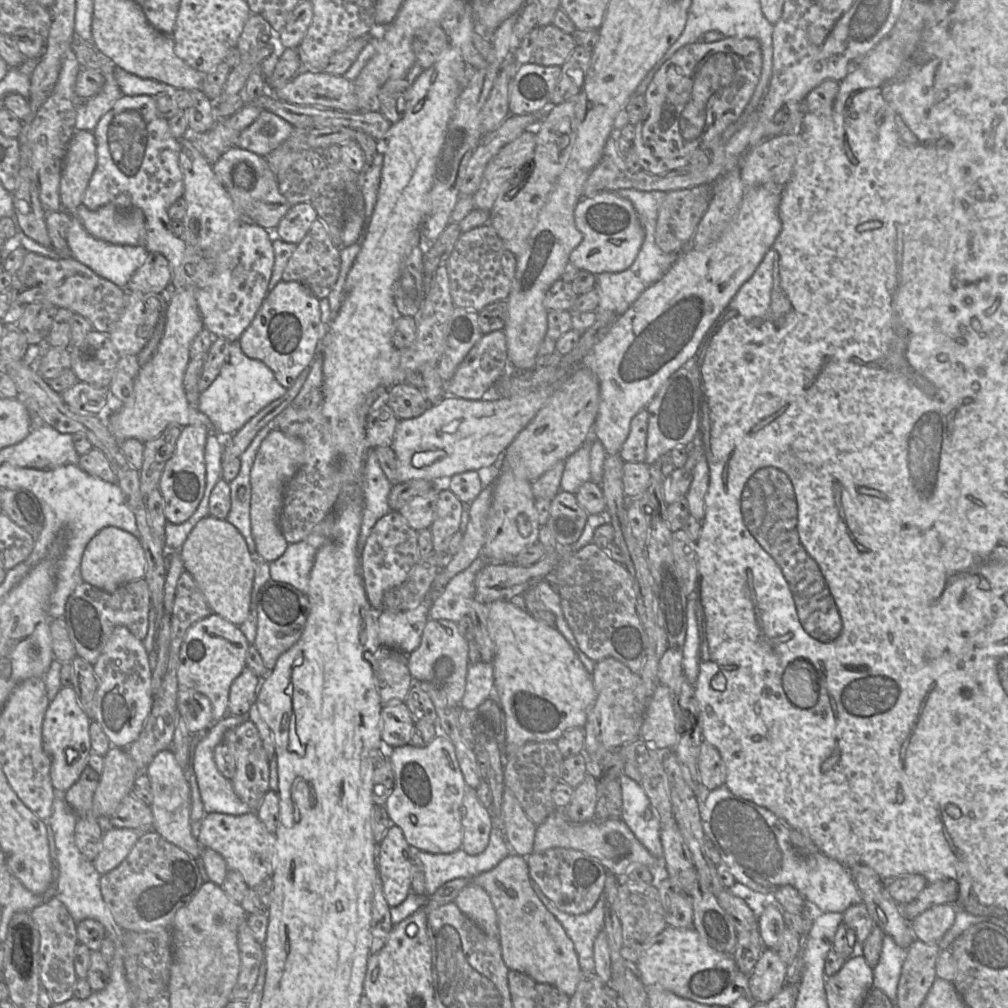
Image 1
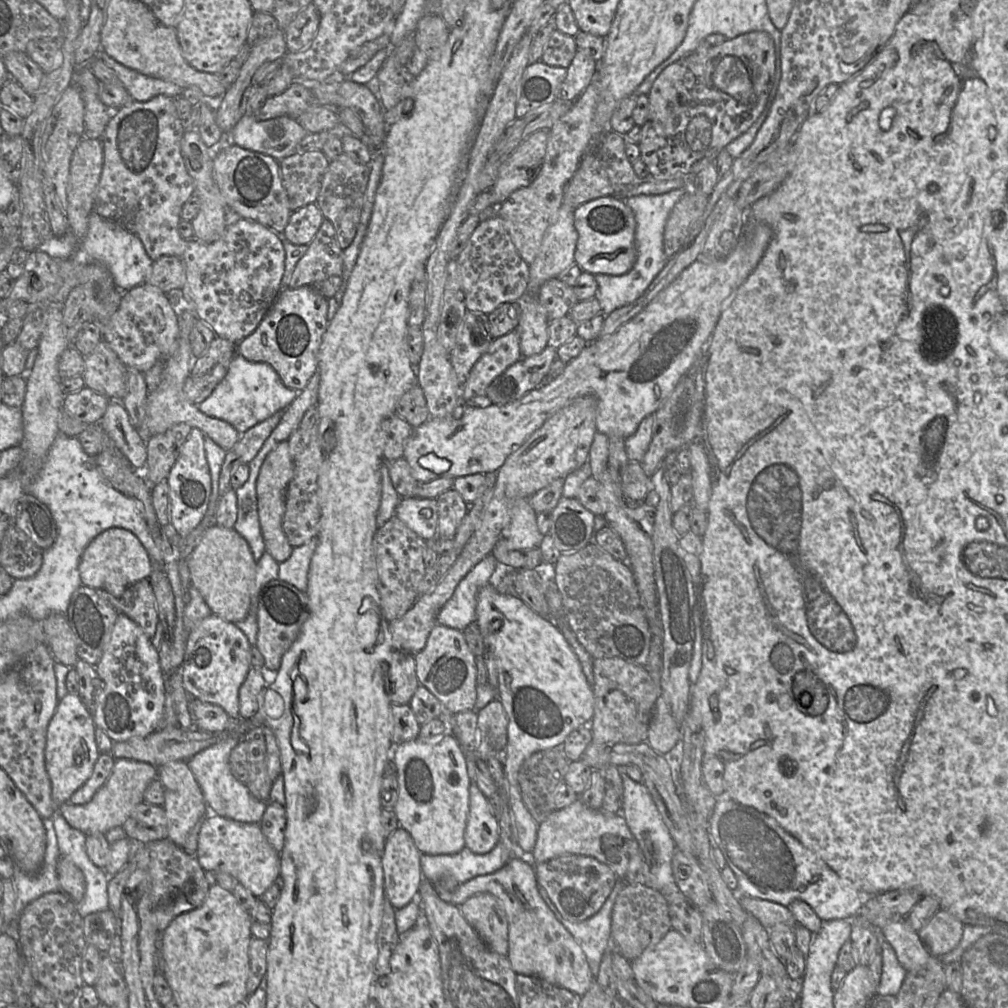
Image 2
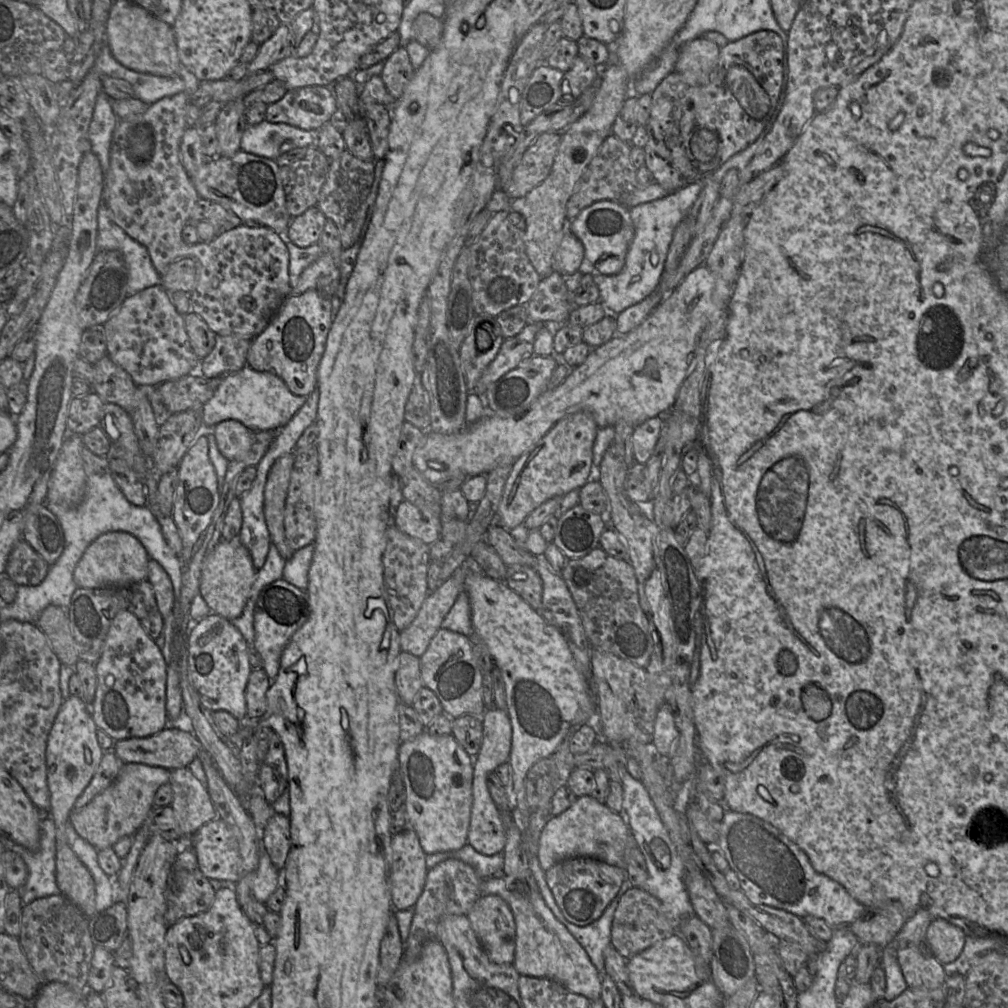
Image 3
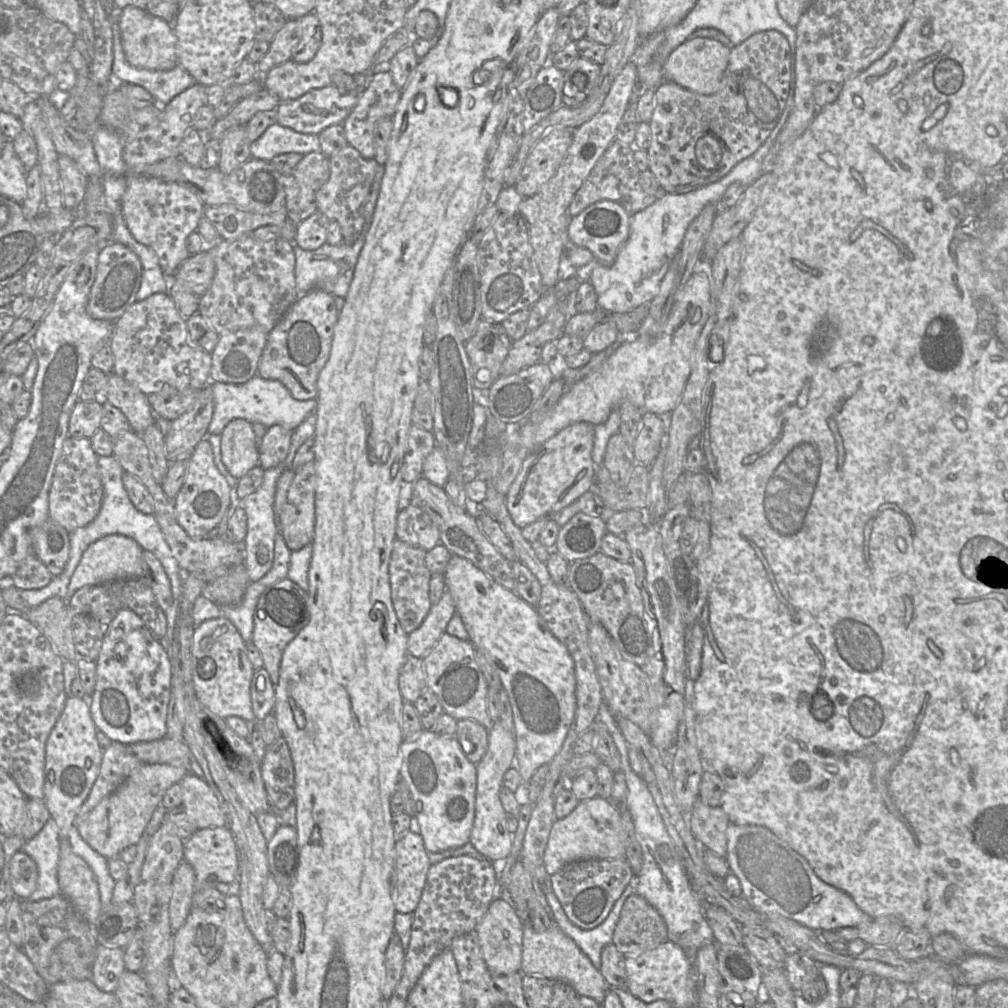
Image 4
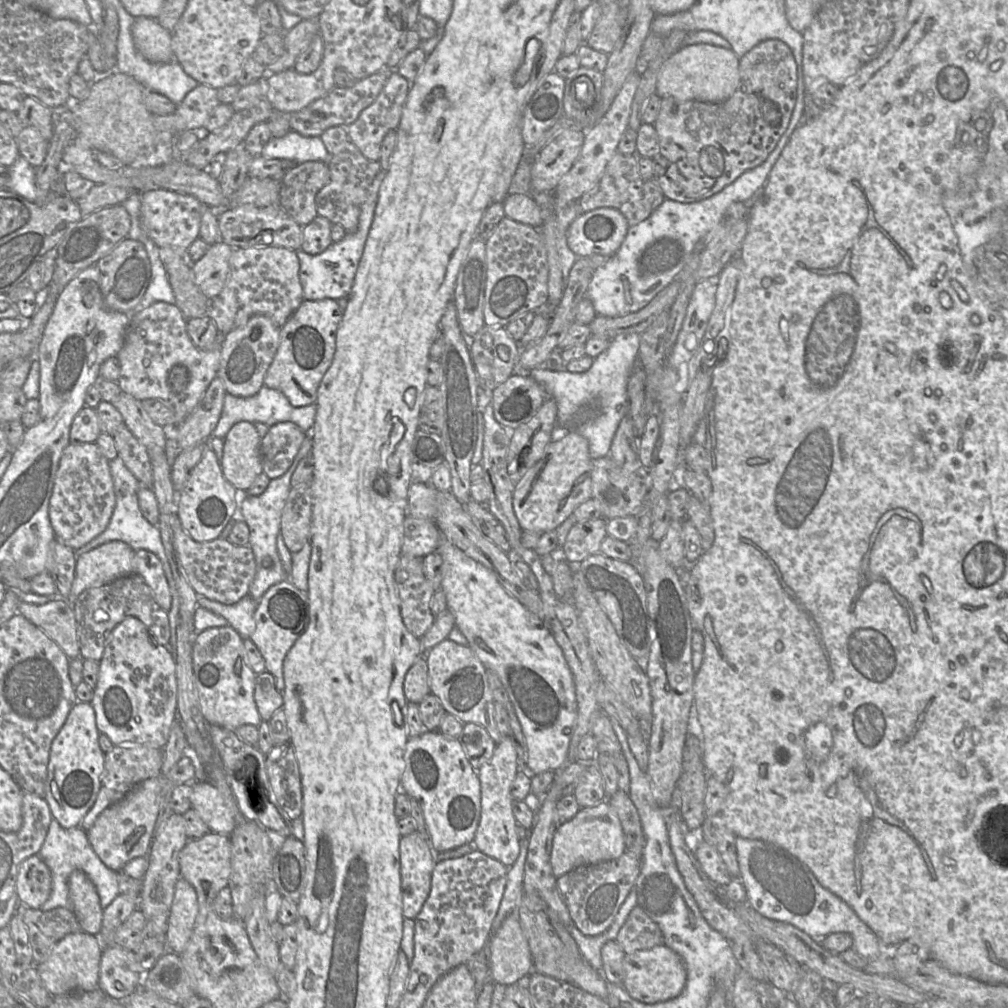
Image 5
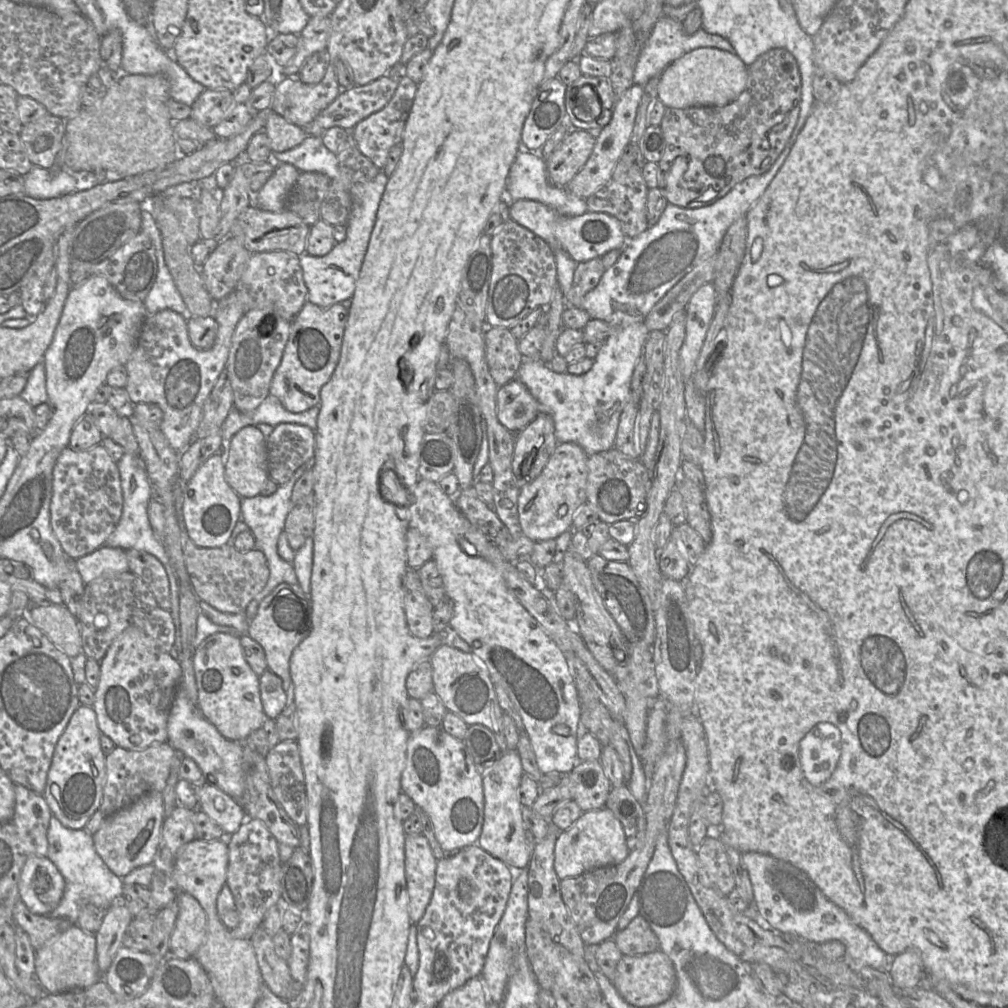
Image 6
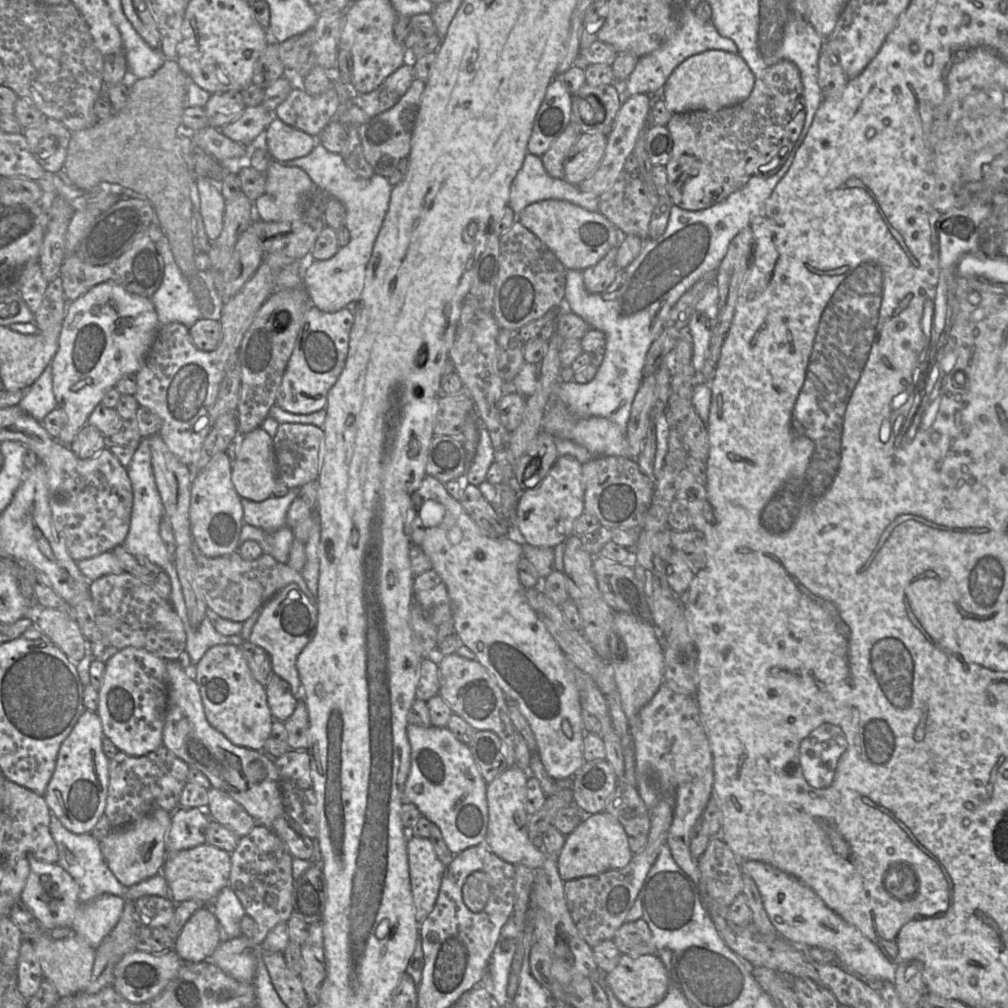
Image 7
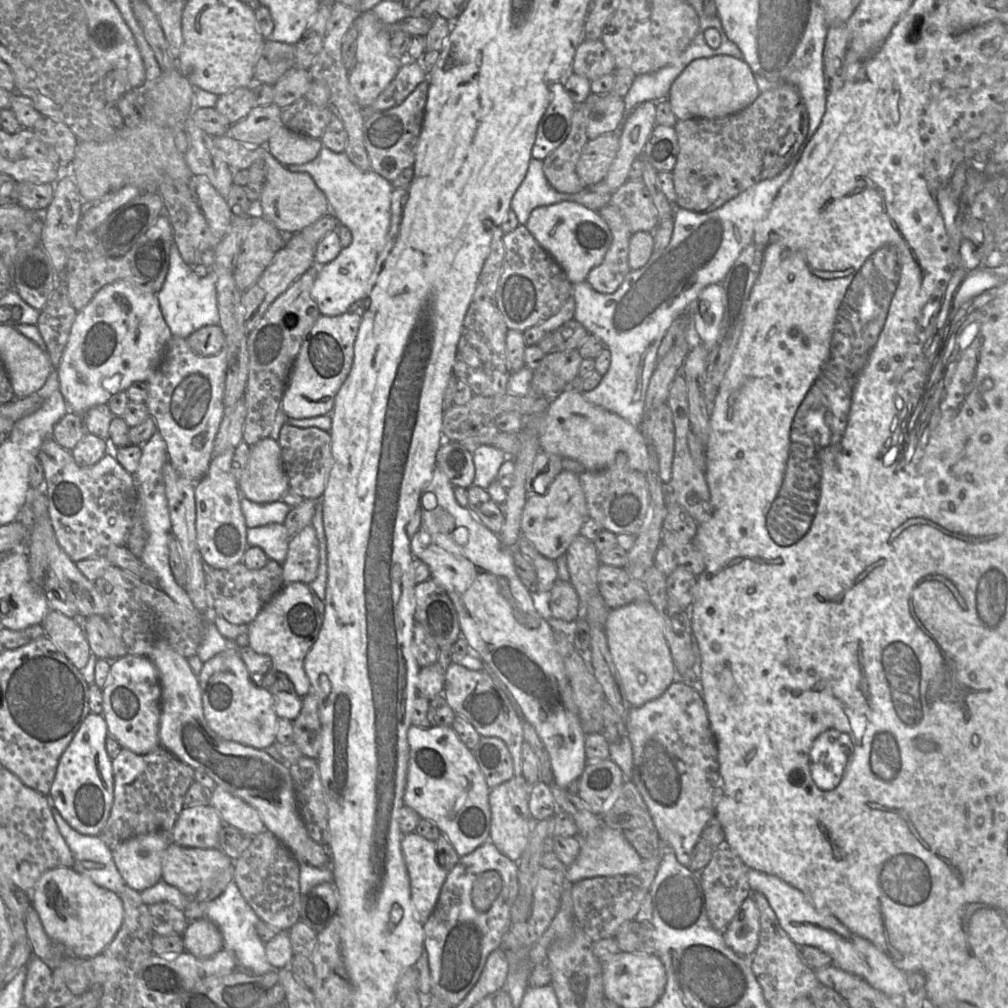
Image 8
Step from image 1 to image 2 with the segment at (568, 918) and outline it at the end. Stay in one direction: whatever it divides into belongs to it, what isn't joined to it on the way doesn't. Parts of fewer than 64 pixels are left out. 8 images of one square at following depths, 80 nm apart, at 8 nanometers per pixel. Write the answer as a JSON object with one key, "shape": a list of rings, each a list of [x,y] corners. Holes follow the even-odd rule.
{"shape":[[[619,878],[602,907],[593,916],[580,922],[572,922],[564,918],[549,898],[545,888],[537,885],[538,892],[548,908],[559,922],[571,933],[582,948],[592,975],[596,978],[603,954],[610,949],[612,909],[619,892],[626,884],[625,879]]]}

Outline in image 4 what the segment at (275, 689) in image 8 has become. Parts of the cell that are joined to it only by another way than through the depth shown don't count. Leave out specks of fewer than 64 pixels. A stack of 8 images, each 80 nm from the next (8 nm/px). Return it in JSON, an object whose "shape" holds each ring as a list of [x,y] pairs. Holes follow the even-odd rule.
{"shape":[[[263,667],[255,670],[250,685],[252,709],[256,720],[264,720],[275,707],[275,685]]]}

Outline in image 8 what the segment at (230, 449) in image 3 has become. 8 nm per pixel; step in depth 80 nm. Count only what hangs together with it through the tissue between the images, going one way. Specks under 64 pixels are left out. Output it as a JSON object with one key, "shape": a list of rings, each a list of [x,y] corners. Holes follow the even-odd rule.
{"shape":[[[267,437],[250,446],[249,461],[238,480],[238,487],[243,497],[255,503],[282,499],[290,486],[278,442]]]}

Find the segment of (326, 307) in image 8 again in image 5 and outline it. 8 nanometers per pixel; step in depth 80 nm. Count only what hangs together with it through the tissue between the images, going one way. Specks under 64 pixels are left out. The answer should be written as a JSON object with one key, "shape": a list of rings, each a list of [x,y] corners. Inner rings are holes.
{"shape":[[[290,130],[283,137],[271,137],[262,150],[263,158],[286,159],[295,164],[321,161],[329,165],[332,155],[320,136],[303,136]],[[381,169],[371,182],[365,200],[361,205],[359,223],[354,233],[346,233],[342,240],[332,242],[329,247],[320,254],[311,255],[302,249],[296,251],[299,259],[299,279],[303,289],[304,299],[321,300],[330,298],[336,300],[339,298],[348,298],[373,221],[380,185],[385,175],[386,172]]]}

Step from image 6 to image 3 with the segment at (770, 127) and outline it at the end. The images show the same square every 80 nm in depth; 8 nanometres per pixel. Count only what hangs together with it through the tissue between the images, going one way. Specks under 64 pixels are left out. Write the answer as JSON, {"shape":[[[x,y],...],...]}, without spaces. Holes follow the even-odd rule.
{"shape":[[[771,30],[756,31],[736,41],[729,41],[725,46],[720,47],[717,66],[713,70],[710,81],[706,85],[690,85],[678,72],[674,70],[670,72],[651,93],[651,111],[648,122],[645,125],[648,134],[648,141],[643,148],[645,151],[645,166],[654,176],[655,182],[667,189],[670,193],[692,183],[703,182],[706,178],[710,178],[710,176],[713,175],[730,157],[745,150],[768,130],[781,109],[785,96],[787,79],[787,49],[782,38]]]}

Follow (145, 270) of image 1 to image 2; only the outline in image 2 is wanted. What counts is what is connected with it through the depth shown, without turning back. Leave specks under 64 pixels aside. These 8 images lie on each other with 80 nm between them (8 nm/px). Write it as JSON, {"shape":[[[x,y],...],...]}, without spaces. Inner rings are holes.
{"shape":[[[163,255],[153,261],[152,272],[146,283],[164,293],[182,290],[186,281],[185,265],[175,256]]]}

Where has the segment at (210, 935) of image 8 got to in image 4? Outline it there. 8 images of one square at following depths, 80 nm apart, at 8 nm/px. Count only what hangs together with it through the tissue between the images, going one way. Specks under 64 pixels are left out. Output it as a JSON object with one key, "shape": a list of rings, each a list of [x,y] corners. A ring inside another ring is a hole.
{"shape":[[[183,860],[177,867],[172,880],[172,895],[169,902],[169,923],[172,934],[184,924],[193,908],[194,883],[194,869]]]}

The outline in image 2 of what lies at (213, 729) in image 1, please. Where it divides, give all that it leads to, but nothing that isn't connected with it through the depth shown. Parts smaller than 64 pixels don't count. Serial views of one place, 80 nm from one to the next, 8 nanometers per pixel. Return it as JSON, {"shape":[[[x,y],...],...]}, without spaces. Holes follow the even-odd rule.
{"shape":[[[226,733],[213,735],[218,735],[219,739],[195,754],[187,763],[202,790],[209,812],[240,822],[259,824],[267,801],[253,797],[246,785],[232,775],[228,763],[231,750],[244,736],[230,736]]]}

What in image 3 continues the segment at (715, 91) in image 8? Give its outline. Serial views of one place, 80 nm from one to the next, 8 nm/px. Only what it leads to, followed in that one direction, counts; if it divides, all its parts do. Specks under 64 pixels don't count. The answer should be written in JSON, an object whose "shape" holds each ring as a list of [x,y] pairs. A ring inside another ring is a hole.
{"shape":[[[704,37],[694,38],[681,47],[674,71],[681,74],[690,85],[706,85],[717,66],[719,53],[720,47],[713,41]]]}

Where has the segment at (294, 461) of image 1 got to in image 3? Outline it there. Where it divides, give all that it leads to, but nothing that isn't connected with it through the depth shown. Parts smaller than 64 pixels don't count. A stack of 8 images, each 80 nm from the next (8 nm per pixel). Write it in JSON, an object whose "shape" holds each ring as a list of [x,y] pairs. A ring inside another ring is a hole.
{"shape":[[[293,453],[277,458],[268,472],[264,487],[264,516],[271,542],[286,561],[294,552],[288,545],[284,532],[286,496],[293,463]]]}

